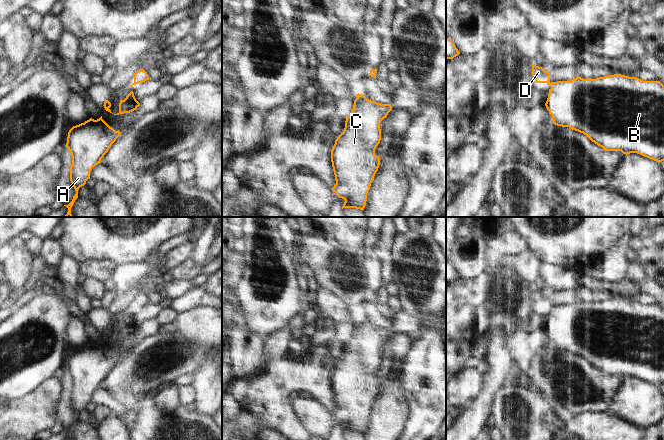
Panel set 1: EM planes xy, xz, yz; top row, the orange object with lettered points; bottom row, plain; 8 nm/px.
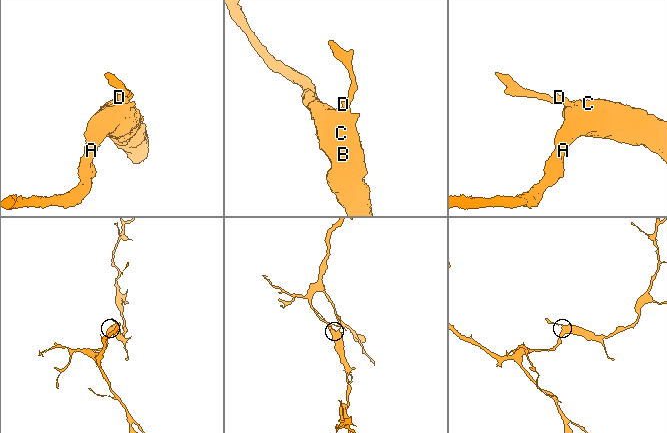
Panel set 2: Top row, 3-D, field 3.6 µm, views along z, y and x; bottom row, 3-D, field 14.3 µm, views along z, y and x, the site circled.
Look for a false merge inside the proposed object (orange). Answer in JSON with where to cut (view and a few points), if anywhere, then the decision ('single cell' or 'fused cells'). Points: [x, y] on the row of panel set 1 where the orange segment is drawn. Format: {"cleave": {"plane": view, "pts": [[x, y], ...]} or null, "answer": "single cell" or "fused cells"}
{"cleave": {"plane": "xz", "pts": [[359, 94], [366, 99]]}, "answer": "fused cells"}

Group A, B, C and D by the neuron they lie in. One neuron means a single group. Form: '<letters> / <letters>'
A B C / D

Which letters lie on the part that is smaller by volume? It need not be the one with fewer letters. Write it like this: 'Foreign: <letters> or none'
Foreign: D

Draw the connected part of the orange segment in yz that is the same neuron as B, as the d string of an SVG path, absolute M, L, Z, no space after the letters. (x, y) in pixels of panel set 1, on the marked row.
M621 74L608 75L596 79L583 79L576 77L570 81L557 81L547 83L551 88L545 106L552 115L553 124L569 127L586 135L592 142L606 151L621 151L623 154L637 153L658 163L664 161L664 85L660 81L643 81L637 77L629 77Z

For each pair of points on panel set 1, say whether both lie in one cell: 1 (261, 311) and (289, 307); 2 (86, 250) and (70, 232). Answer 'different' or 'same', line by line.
1: same
2: same

